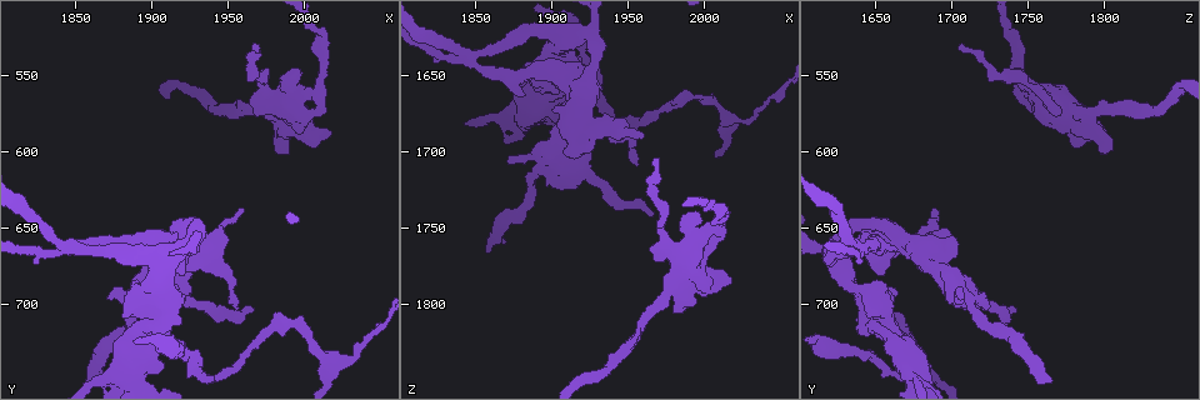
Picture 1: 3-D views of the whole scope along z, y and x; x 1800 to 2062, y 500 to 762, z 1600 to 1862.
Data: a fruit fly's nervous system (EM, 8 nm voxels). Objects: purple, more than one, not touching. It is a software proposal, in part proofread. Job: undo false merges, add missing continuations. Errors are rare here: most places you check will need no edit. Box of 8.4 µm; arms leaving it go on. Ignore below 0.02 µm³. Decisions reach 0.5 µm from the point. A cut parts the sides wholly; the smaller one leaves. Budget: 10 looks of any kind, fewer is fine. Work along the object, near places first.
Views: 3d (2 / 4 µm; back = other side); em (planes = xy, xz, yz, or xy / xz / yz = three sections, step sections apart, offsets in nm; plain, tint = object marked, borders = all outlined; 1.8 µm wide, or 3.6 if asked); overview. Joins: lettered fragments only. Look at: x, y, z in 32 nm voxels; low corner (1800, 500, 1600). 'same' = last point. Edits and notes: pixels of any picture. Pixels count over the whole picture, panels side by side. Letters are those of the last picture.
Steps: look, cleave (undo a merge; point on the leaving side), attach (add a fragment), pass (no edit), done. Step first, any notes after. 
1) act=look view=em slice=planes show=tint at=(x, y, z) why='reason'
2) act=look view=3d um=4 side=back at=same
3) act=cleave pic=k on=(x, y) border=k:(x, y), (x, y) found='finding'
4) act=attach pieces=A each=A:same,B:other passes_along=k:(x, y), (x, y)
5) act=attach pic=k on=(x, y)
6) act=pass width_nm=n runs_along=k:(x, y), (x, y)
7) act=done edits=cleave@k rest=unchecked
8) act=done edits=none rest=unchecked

act=look view=em slice=planes show=borders at=(1966, 530, 1704) why='thin end'

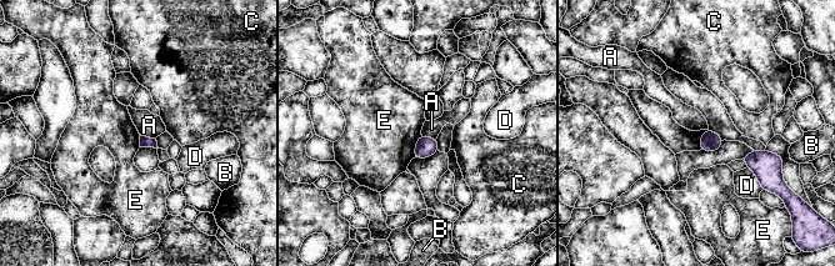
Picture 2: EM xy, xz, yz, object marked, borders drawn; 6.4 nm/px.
act=pass each=A:other,B:other,C:other,D:other,E:other border=2:(421, 135), (416, 142), (413, 157) found='none of them fits'

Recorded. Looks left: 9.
act=look view=em um=3.6 slice=xz step=16 show=tint at=(2004, 560, 1748) why='calibre changes'

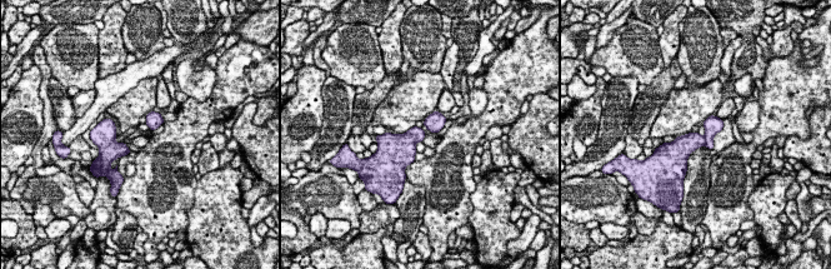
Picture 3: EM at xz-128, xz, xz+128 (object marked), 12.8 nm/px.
act=look view=em um=3.6 slice=xz step=16 show=borders at=same why='see the neighbours'

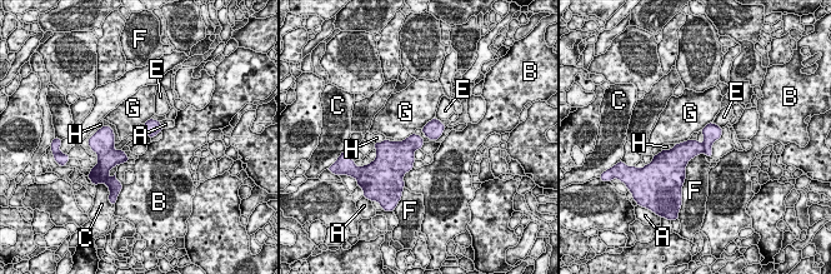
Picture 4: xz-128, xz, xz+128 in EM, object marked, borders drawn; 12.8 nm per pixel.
act=pass each=A:other,B:other,C:other,E:other,F:other,G:other,H:other found='all the same cell'

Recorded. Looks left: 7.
act=look view=3d um=4 at=(1846, 662, 1638) why='touches itself'

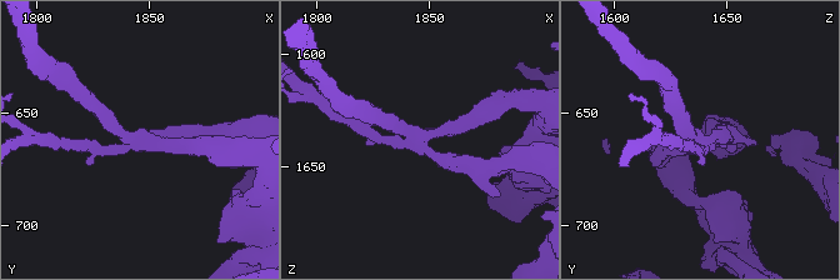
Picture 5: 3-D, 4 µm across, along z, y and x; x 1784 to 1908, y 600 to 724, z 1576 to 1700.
act=look view=em slice=planes show=borders at=(1846, 662, 1638) arms=3 arm_widths_nm=170,240,260 why='now the EM'

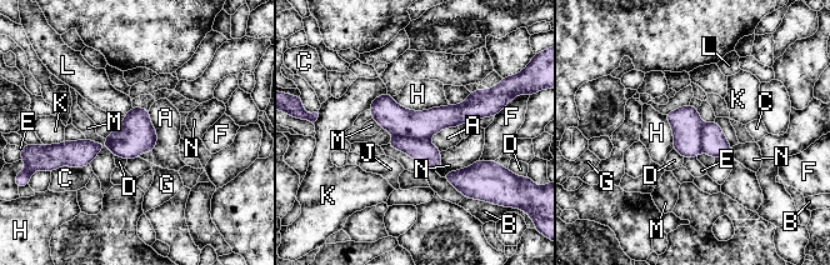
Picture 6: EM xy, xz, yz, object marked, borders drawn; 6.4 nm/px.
act=pass each=A:other,B:other,C:other,D:other,E:other,F:other,G:other,H:other,J:other,K:other,L:other,M:other,N:other runs_along=6:(485, 106), (436, 119), (374, 109) found='all the same cell'

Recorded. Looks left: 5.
act=look view=em um=3.6 slice=planes show=borders at=(1900, 716, 1658) why='thick turns thin'

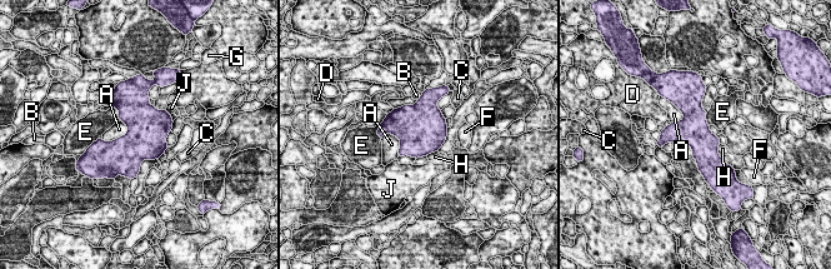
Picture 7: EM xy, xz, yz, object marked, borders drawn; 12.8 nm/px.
act=pass each=A:other,B:other,C:other,D:other,E:other,F:other,G:other,H:other,J:other border=7:(126, 124), (123, 135), (101, 139) found='one cell here'

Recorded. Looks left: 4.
act=done edits=none rest=unchecked

